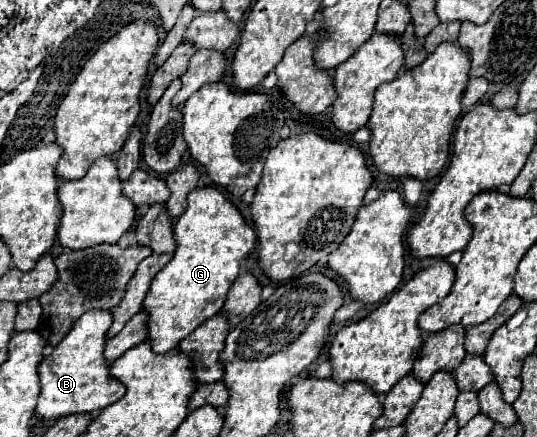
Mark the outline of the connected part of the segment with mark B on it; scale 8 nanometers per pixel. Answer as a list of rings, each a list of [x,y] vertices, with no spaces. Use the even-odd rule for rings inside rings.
[[[111,311],[83,313],[83,317],[79,317],[79,321],[71,327],[71,333],[67,333],[67,337],[53,347],[53,353],[39,363],[41,391],[35,405],[37,419],[49,421],[79,413],[93,415],[125,395],[123,383],[109,377],[109,367],[103,359],[103,347],[107,341],[105,333],[111,327],[111,321]]]

